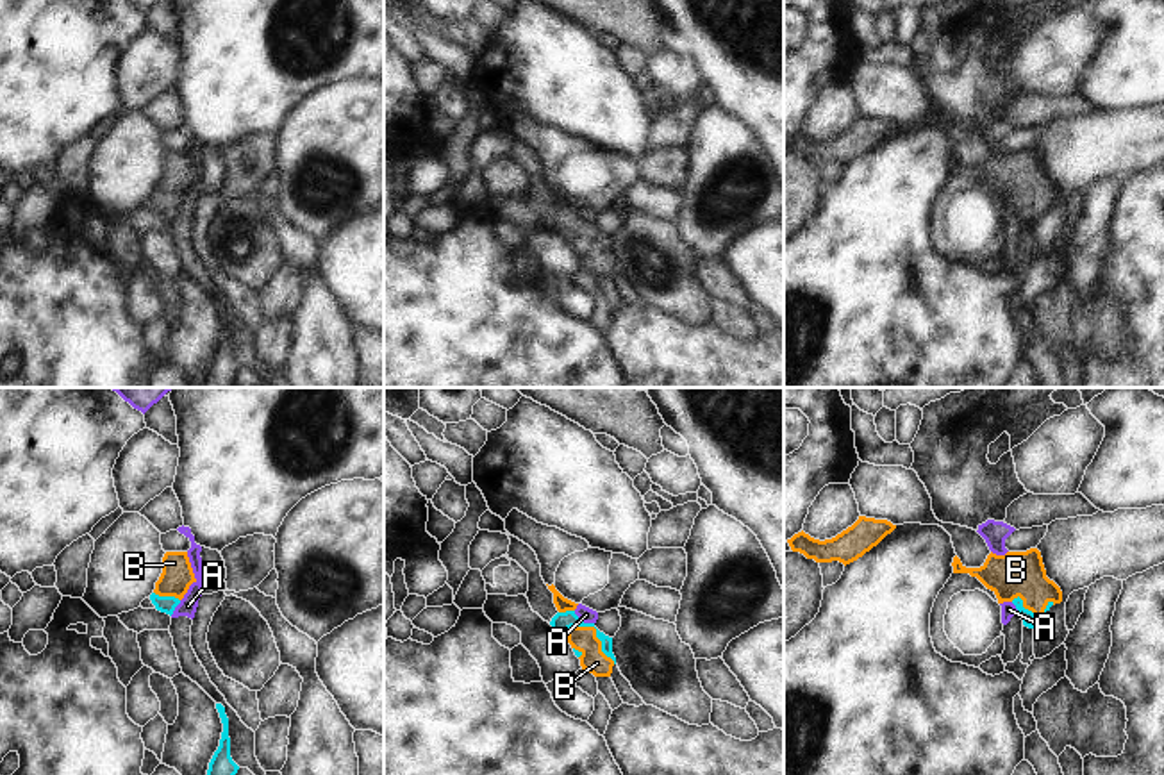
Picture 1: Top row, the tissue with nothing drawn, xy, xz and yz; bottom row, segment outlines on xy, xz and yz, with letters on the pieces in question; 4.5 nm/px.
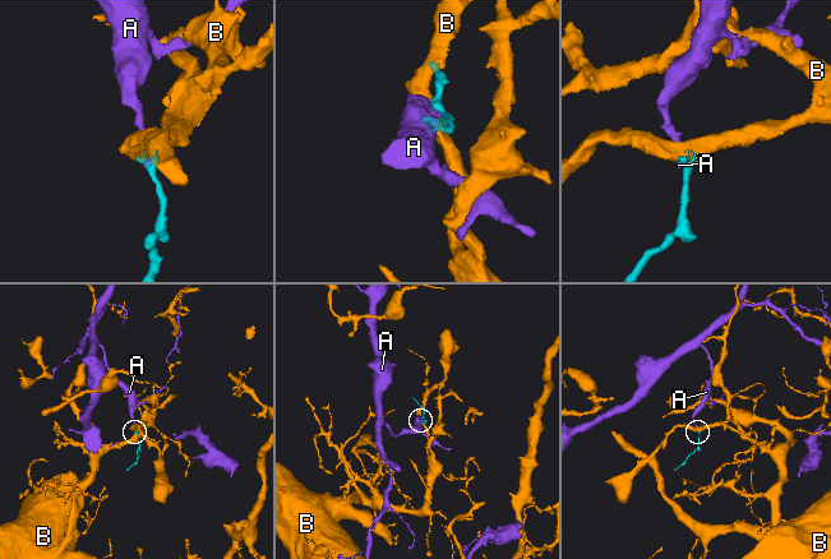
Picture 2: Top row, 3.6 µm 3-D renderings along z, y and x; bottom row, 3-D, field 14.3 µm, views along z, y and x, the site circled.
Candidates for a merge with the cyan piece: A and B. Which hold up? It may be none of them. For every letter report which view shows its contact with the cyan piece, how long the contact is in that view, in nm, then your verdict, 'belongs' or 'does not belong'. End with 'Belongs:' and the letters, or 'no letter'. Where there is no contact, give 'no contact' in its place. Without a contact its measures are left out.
A: xz | 110 nm | does not belong
B: xz | 280 nm | belongs
Belongs: B

